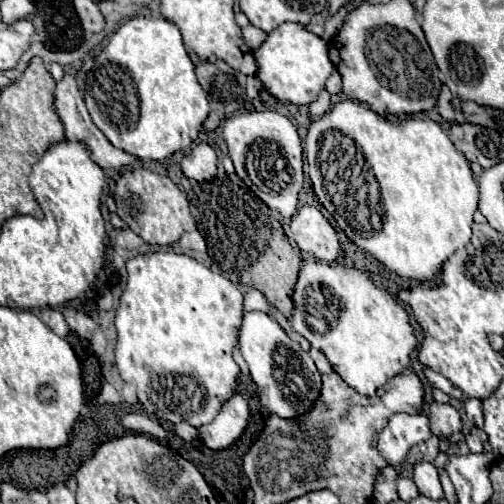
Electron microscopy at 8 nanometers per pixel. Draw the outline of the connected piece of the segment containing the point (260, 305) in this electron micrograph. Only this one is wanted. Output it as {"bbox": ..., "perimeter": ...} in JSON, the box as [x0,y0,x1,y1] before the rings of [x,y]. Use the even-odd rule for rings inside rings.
{"bbox":[245,288,269,312],"perimeter":[[[249,288],[245,292],[245,310],[247,312],[251,312],[251,310],[263,310],[263,312],[267,312],[269,310],[269,304],[267,304],[265,296],[259,290]]]}

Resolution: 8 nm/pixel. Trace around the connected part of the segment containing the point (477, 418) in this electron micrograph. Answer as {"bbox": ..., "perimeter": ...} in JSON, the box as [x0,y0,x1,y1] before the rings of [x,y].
{"bbox":[463,398,483,428],"perimeter":[[[467,398],[463,406],[465,406],[465,412],[467,412],[467,418],[471,422],[475,422],[477,428],[483,428],[483,406],[481,406],[481,400]]]}

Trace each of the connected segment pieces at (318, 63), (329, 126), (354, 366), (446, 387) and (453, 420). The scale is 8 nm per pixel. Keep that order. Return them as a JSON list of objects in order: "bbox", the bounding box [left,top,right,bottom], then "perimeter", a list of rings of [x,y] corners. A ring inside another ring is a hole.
[{"bbox":[253,22,333,106],"perimeter":[[[285,22],[277,26],[267,40],[253,52],[257,62],[257,78],[263,88],[277,100],[291,102],[295,106],[307,106],[317,100],[317,94],[325,88],[325,80],[333,72],[333,64],[327,54],[327,42],[315,34],[311,34],[301,24]]]},{"bbox":[307,100,479,280],"perimeter":[[[341,100],[311,124],[307,134],[307,162],[315,194],[319,196],[321,204],[333,214],[343,232],[361,250],[369,252],[403,278],[427,280],[435,276],[441,264],[457,248],[465,248],[471,240],[471,224],[477,210],[479,186],[473,180],[473,172],[463,152],[453,146],[453,142],[437,122],[423,114],[379,116],[367,104]]]},{"bbox":[293,260,417,396],"perimeter":[[[307,260],[301,266],[293,296],[293,330],[305,336],[311,348],[323,352],[333,370],[361,396],[375,396],[377,388],[409,366],[409,356],[417,346],[409,316],[405,308],[395,302],[389,292],[375,286],[367,274],[345,264],[331,266],[319,260]],[[323,288],[329,288],[339,300],[335,312],[329,308],[323,310]]]},{"bbox":[423,368,461,398],"perimeter":[[[425,368],[423,374],[425,374],[425,378],[427,378],[435,388],[443,390],[445,394],[449,394],[449,396],[453,396],[453,398],[461,398],[461,392],[459,392],[459,390],[445,378],[445,376],[441,376],[439,372],[433,372],[431,368]]]},{"bbox":[429,402,461,438],"perimeter":[[[433,402],[429,406],[429,428],[439,438],[449,438],[451,434],[461,430],[459,412],[451,404]]]}]

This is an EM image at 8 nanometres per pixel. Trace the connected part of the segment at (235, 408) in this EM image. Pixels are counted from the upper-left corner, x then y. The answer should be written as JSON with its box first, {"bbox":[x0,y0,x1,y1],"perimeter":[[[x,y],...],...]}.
{"bbox":[199,392,249,450],"perimeter":[[[235,392],[229,400],[223,402],[219,414],[209,424],[199,428],[199,436],[211,450],[223,450],[229,448],[233,442],[237,442],[247,422],[249,422],[249,404],[239,392]]]}

